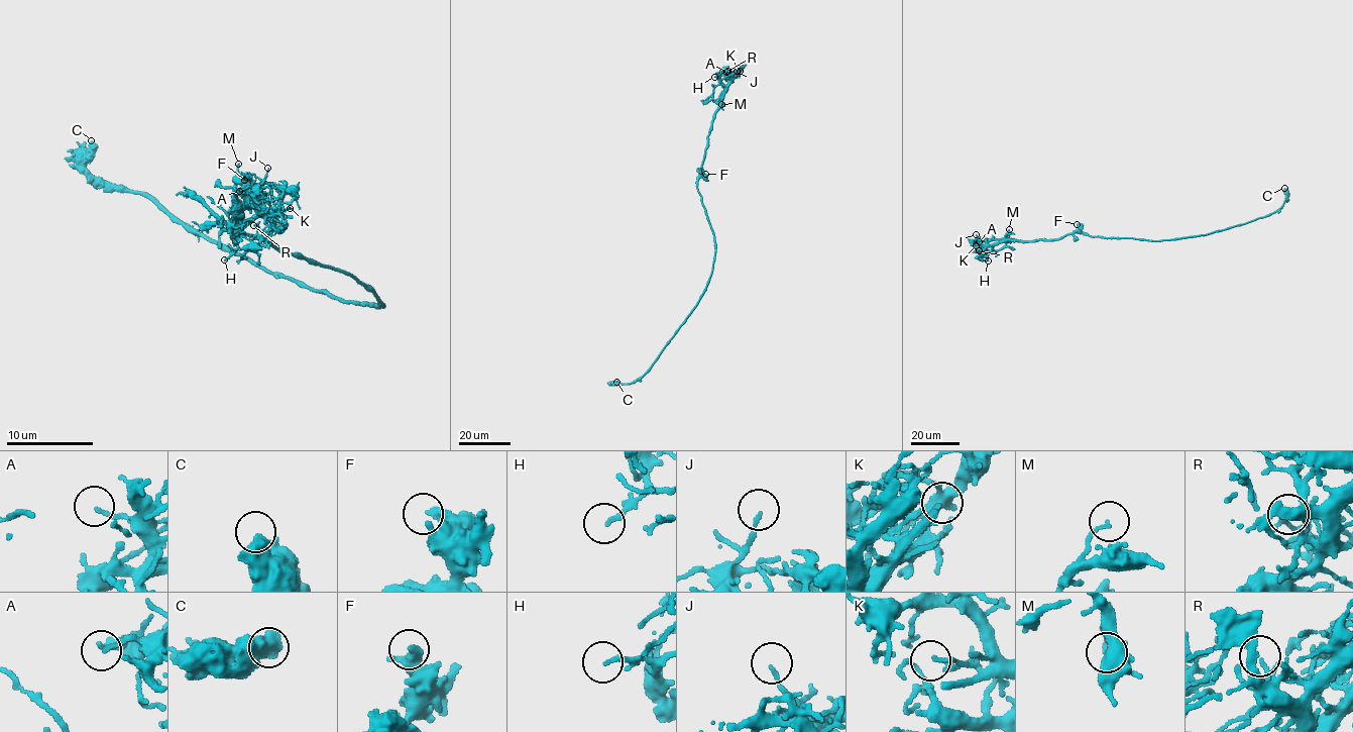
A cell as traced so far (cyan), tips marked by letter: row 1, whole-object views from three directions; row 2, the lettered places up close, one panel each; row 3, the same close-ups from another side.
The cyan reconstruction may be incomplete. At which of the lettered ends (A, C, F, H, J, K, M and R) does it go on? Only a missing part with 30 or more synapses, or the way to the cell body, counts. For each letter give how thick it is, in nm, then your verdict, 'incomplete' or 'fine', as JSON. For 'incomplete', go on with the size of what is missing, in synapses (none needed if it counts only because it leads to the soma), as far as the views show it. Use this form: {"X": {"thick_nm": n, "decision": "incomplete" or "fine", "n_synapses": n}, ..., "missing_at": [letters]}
{"A": {"thick_nm": 140, "decision": "fine"}, "C": {"thick_nm": 550, "decision": "fine"}, "F": {"thick_nm": 280, "decision": "fine"}, "H": {"thick_nm": 160, "decision": "fine"}, "J": {"thick_nm": 130, "decision": "fine"}, "K": {"thick_nm": 140, "decision": "incomplete"}, "M": {"thick_nm": 140, "decision": "fine"}, "R": {"thick_nm": 100, "decision": "fine"}, "missing_at": ["K"]}

